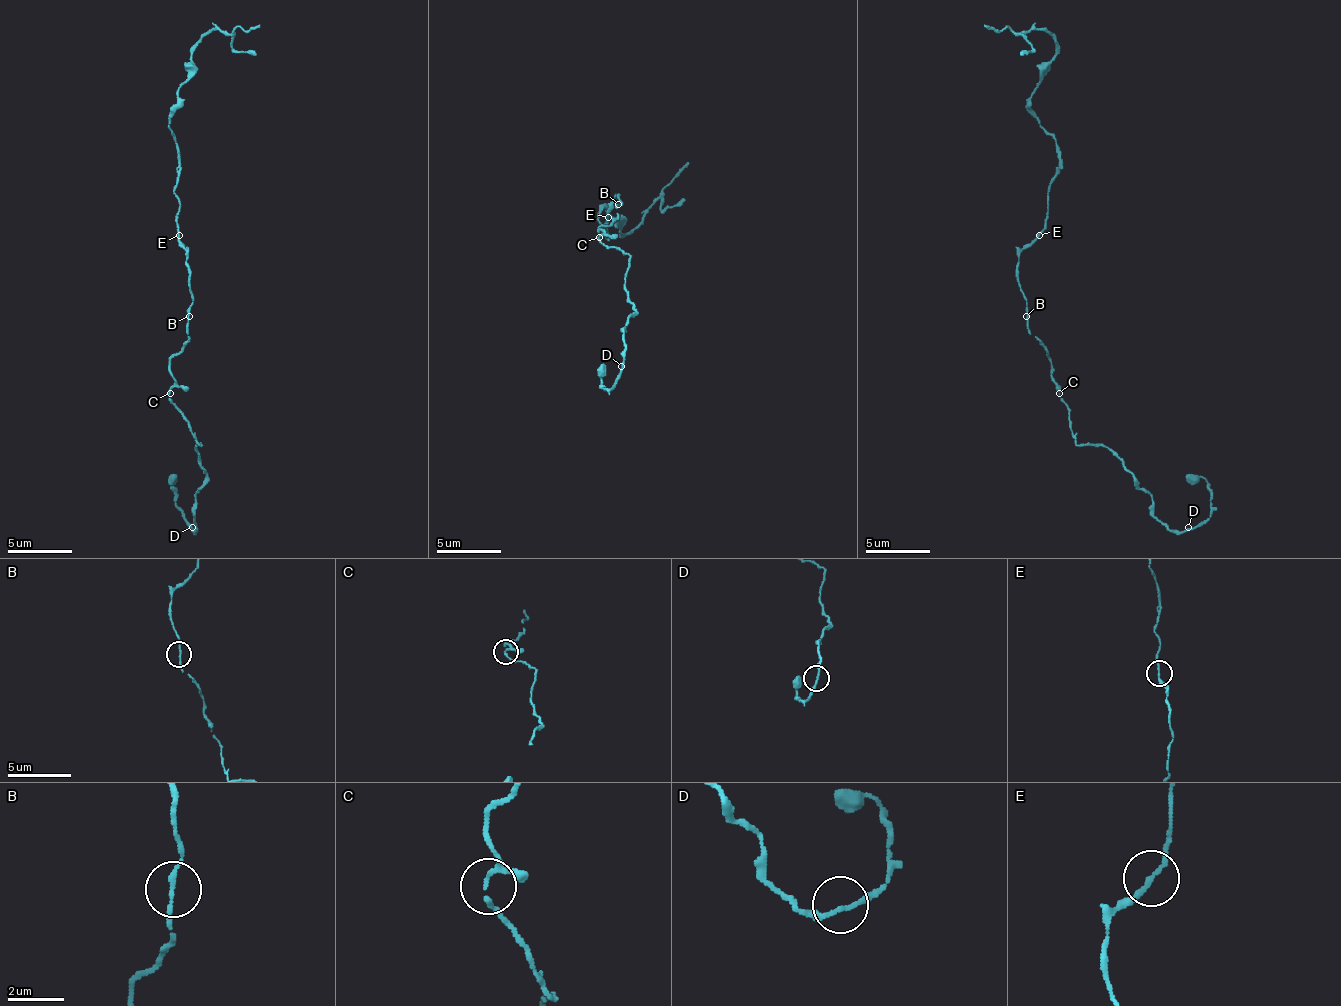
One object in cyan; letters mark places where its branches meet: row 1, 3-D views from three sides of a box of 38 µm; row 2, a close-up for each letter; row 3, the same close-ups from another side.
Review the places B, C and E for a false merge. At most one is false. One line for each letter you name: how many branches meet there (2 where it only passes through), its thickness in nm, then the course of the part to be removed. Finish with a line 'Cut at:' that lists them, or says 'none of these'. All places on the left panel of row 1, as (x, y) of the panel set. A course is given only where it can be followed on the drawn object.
Cut at: none of these

